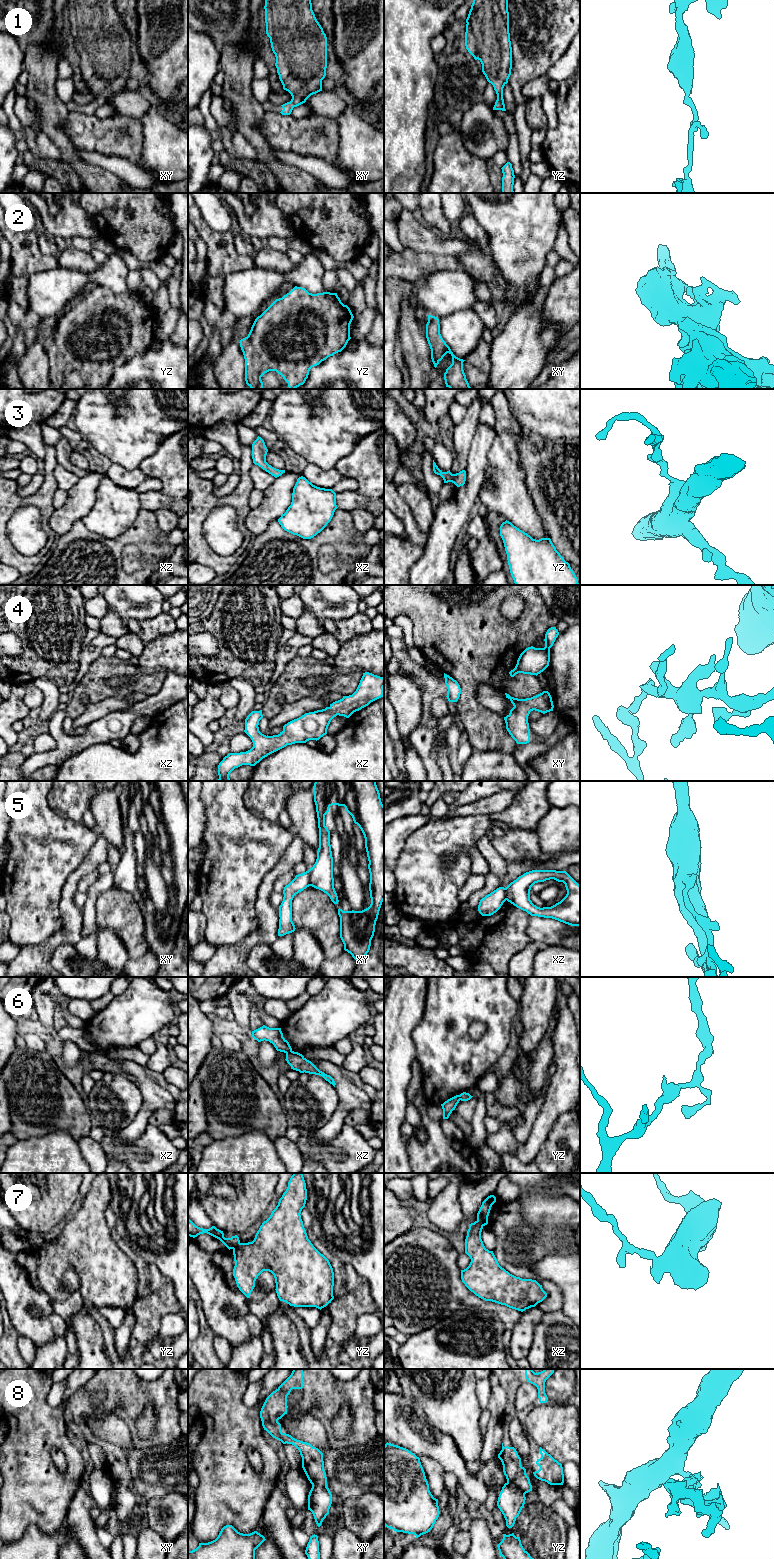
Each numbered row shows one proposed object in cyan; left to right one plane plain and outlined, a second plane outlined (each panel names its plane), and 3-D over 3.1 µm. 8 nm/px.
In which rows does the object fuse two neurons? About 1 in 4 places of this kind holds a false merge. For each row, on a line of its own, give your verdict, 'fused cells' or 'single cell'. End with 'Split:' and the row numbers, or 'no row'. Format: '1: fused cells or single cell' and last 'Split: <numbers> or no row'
1: single cell
2: single cell
3: single cell
4: single cell
5: fused cells
6: fused cells
7: fused cells
8: fused cells
Split: 5, 6, 7, 8

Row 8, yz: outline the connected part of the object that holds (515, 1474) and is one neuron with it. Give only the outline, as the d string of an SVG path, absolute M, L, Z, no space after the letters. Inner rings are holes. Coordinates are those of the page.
M502 1443L502 1450L498 1454L498 1458L502 1462L503 1472L508 1483L517 1486L525 1494L532 1491L526 1469L521 1466L521 1458L514 1447L504 1447Z

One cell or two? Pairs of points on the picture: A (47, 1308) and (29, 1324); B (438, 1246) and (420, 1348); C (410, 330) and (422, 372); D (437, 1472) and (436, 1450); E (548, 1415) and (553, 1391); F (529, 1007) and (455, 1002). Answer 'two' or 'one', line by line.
A: one
B: two
C: one
D: two
E: two
F: two

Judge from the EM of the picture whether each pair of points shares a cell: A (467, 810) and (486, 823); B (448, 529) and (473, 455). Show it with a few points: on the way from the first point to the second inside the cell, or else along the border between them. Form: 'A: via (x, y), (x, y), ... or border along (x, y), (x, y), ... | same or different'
A: border along (489, 814), (453, 816), (451, 818) | different
B: via (455, 511), (473, 484), (473, 473) | same

